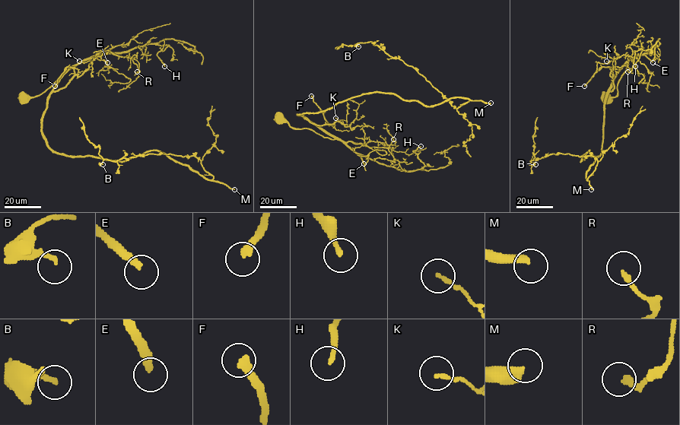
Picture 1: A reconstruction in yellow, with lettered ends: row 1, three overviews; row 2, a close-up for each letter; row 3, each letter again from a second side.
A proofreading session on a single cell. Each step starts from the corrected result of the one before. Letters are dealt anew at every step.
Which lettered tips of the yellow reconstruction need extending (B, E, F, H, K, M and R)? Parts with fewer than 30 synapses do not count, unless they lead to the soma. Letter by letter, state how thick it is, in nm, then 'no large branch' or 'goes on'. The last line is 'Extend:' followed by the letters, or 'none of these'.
B: calibre 200 nm; no large branch
E: calibre 320 nm; goes on
F: calibre 340 nm; goes on
H: calibre 200 nm; no large branch
K: calibre 160 nm; no large branch
M: calibre 400 nm; goes on
R: calibre 240 nm; no large branch
Extend: E, F, M

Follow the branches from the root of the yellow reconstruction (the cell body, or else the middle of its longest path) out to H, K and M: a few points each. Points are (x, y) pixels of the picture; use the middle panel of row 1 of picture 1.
H: (280, 116), (290, 126), (309, 128), (344, 141), (356, 152), (403, 170), (424, 166), (413, 151), (421, 146)
K: (280, 116), (290, 126), (332, 139), (309, 122), (346, 126), (335, 118)
M: (280, 116), (290, 126), (333, 139), (297, 115), (376, 92), (427, 106), (455, 97), (490, 103)

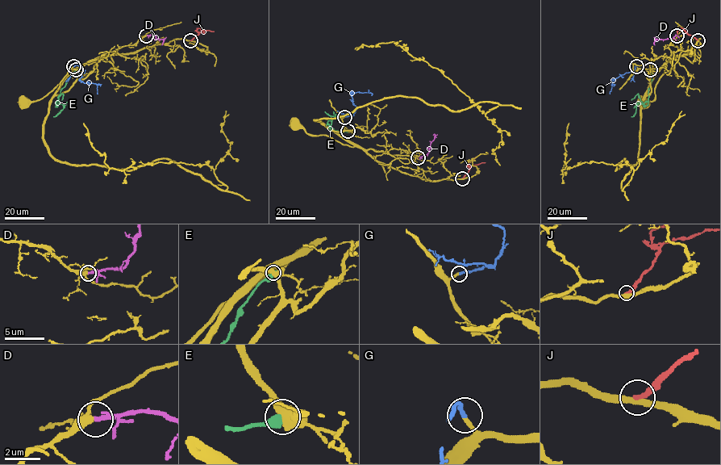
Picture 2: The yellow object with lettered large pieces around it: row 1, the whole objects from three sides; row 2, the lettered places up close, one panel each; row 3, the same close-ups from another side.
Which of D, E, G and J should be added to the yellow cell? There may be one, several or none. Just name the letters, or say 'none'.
D, G

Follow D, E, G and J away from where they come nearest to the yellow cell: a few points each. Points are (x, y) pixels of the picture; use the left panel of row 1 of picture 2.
D: (146, 35), (154, 35), (163, 40), (161, 45)
E: (77, 69), (61, 90), (57, 105), (56, 101), (62, 94), (61, 100)
G: (73, 66), (78, 65), (84, 72), (80, 80), (97, 85), (97, 94)
J: (190, 40), (198, 34), (197, 28), (205, 34)

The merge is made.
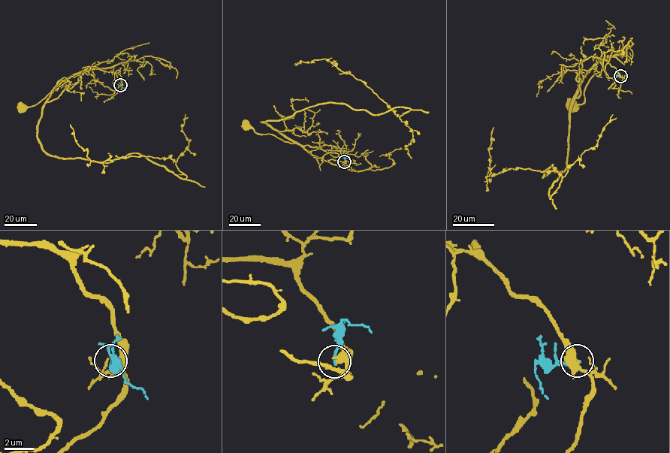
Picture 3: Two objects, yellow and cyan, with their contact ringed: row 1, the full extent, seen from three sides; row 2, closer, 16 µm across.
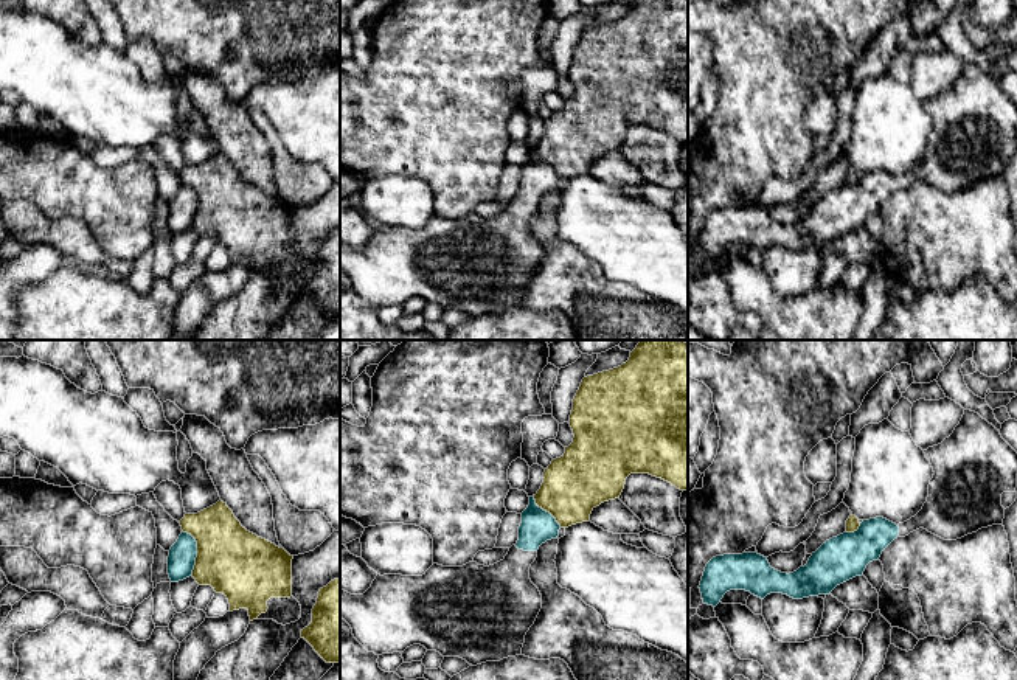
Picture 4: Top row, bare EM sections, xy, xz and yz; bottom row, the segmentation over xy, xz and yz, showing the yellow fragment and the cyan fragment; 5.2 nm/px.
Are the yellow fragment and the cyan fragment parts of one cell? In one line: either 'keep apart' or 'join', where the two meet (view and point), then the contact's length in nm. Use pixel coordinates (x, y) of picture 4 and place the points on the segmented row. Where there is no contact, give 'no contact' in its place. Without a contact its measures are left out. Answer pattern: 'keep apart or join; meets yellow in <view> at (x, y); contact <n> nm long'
keep apart; meets yellow in xy at (197, 551); contact 240 nm long

